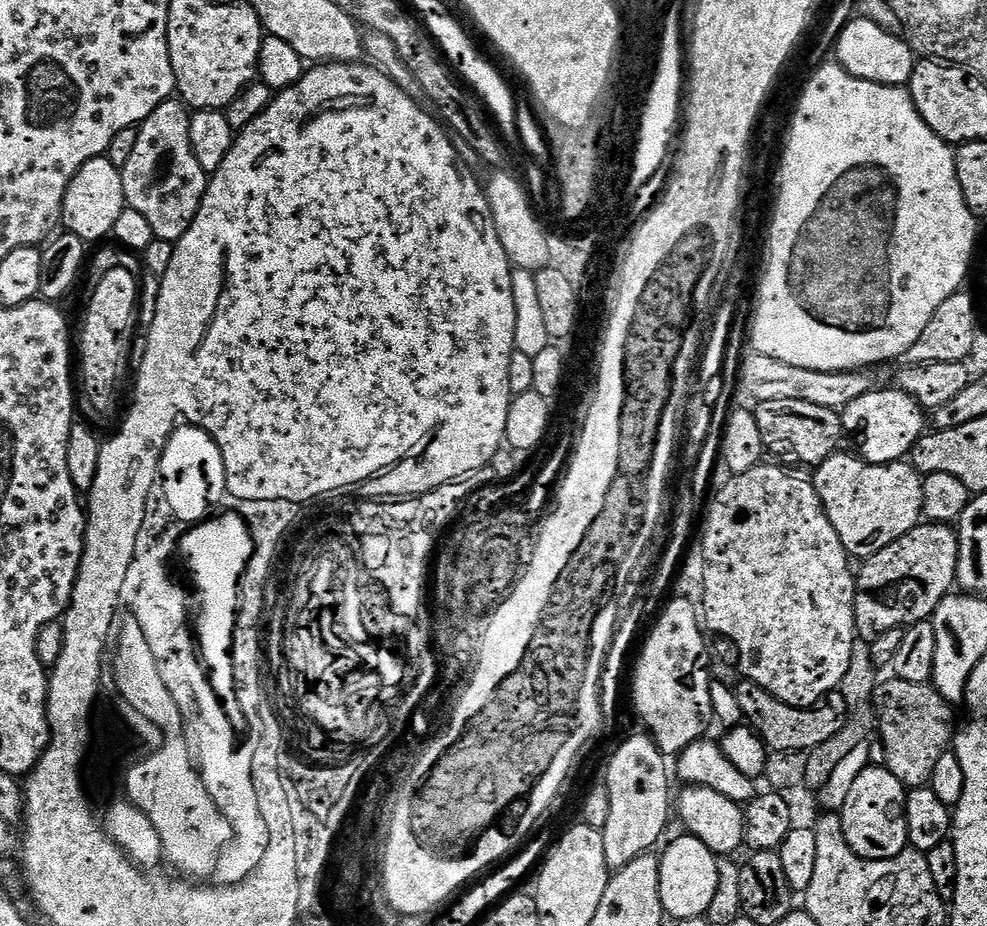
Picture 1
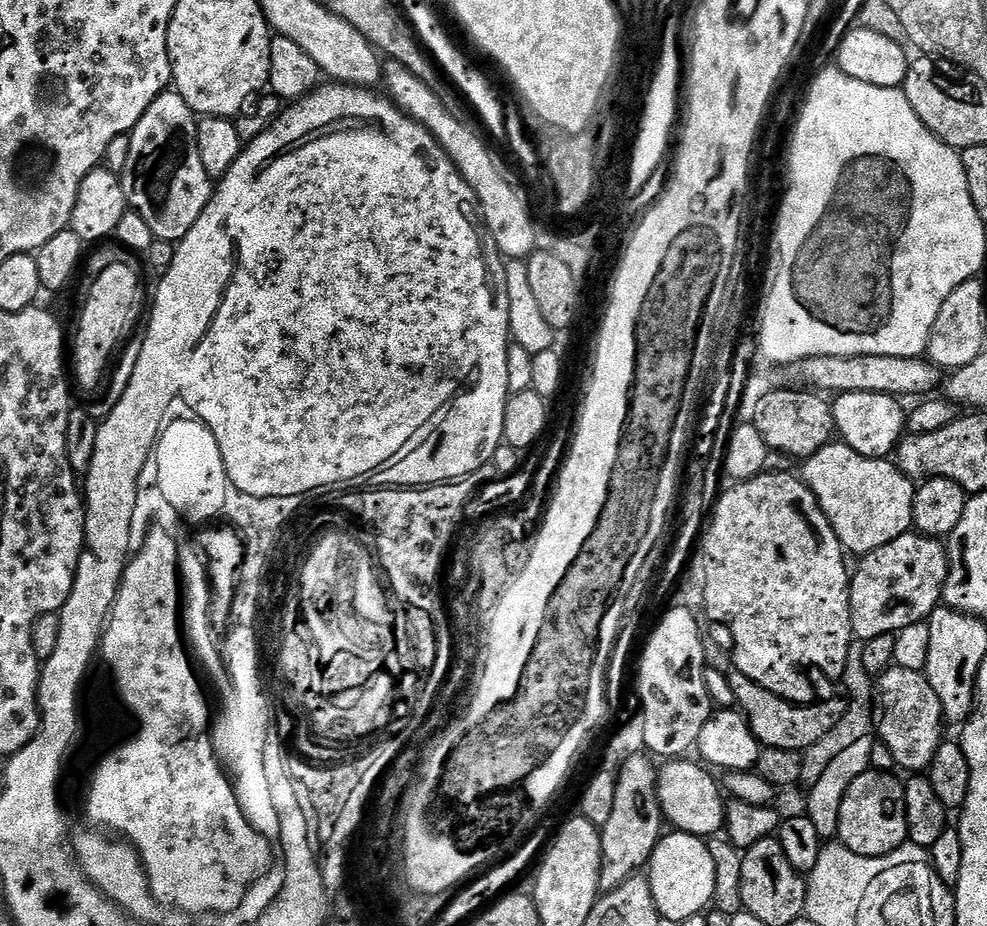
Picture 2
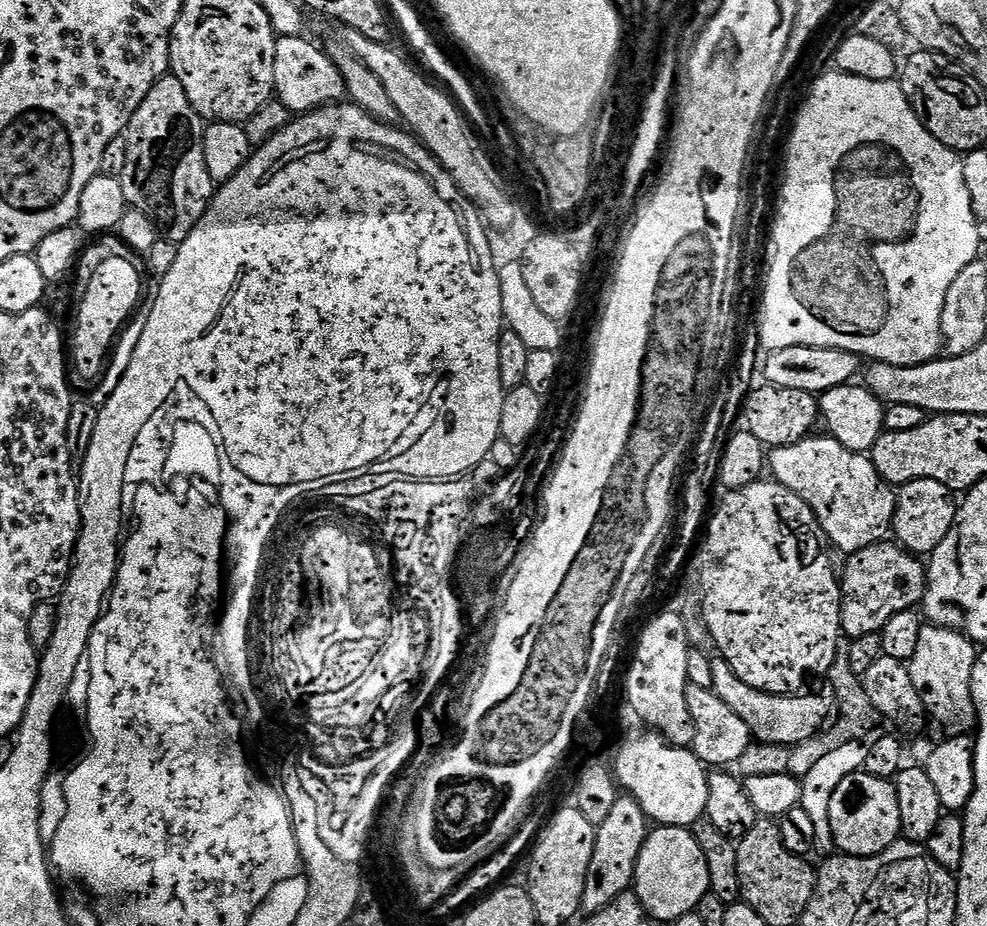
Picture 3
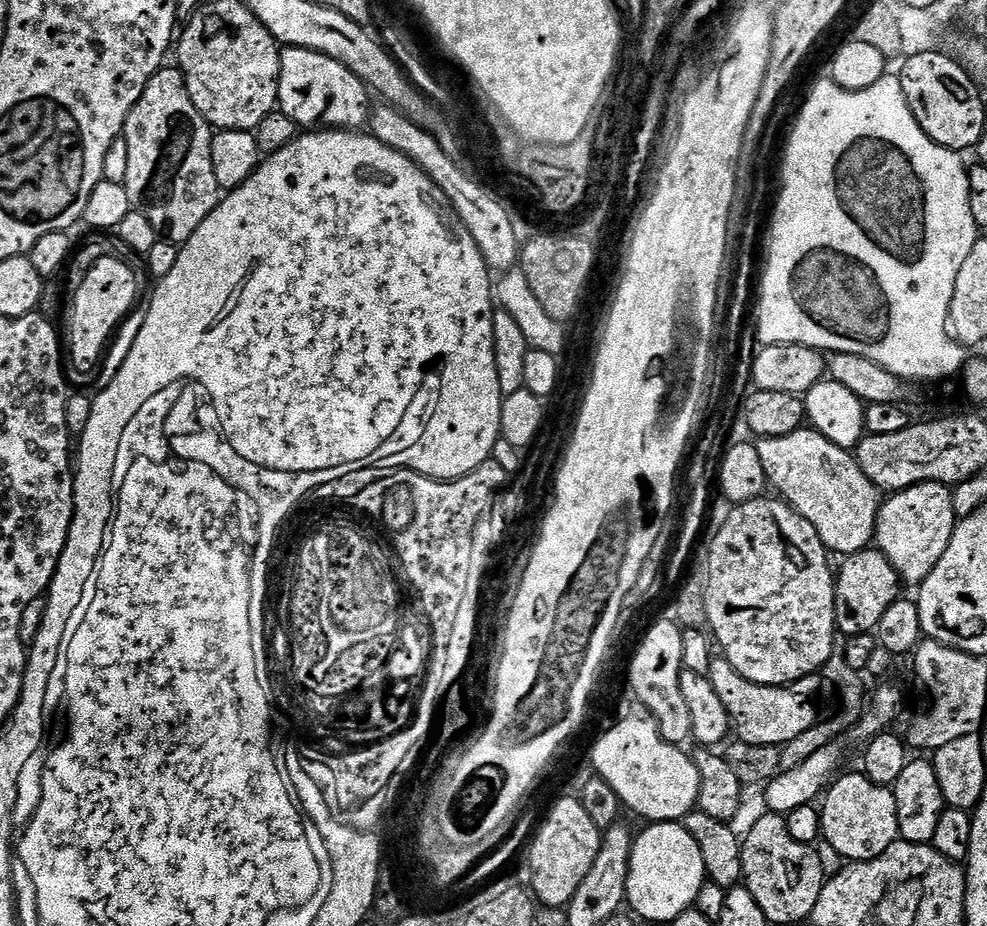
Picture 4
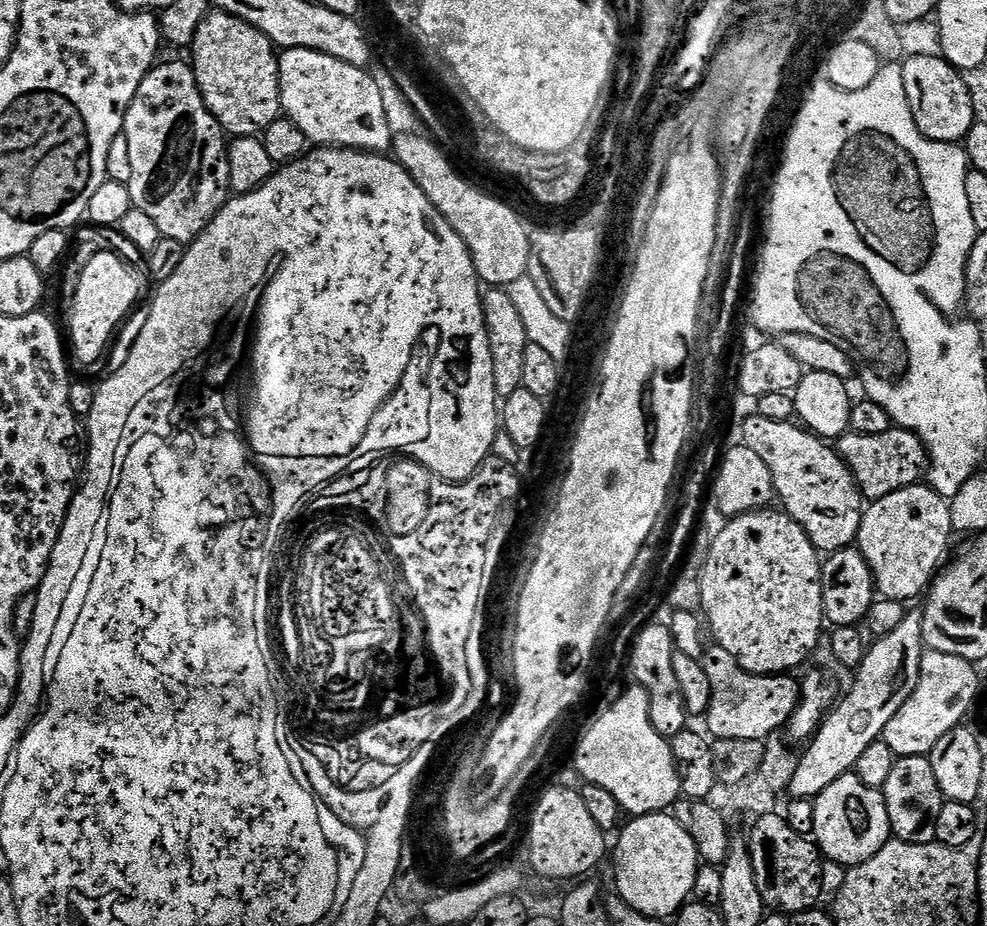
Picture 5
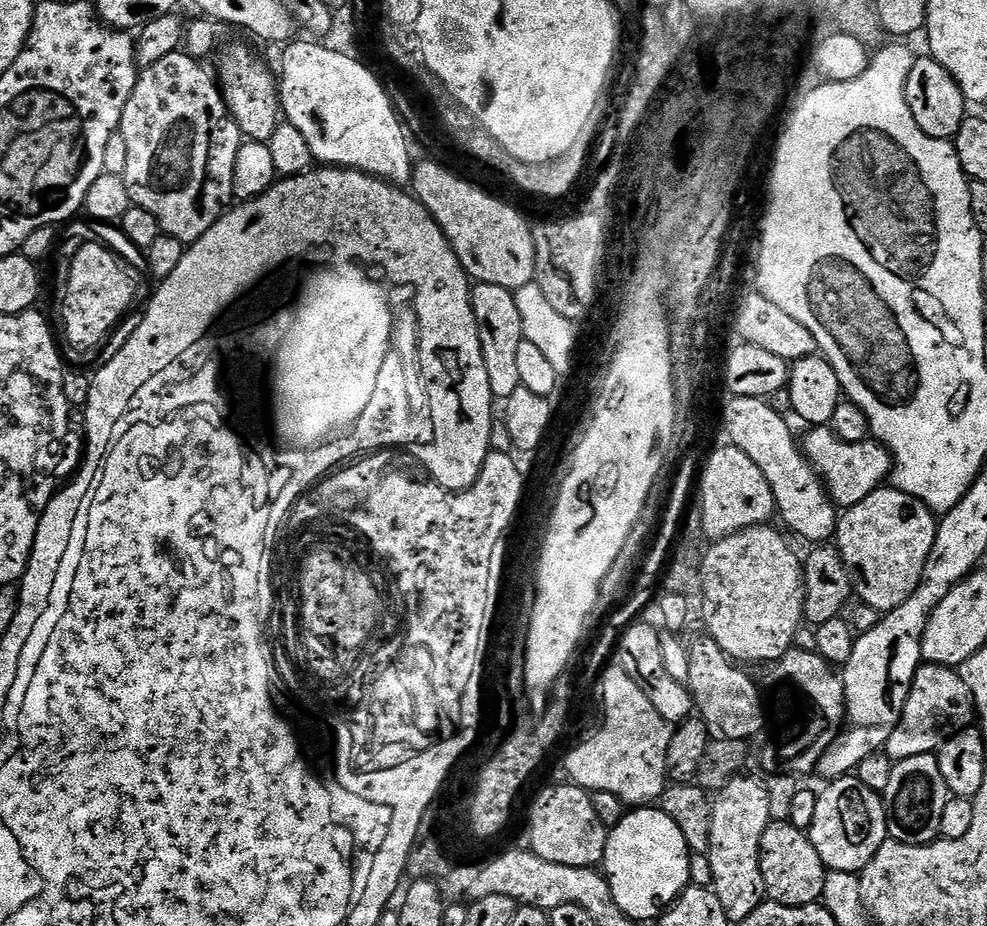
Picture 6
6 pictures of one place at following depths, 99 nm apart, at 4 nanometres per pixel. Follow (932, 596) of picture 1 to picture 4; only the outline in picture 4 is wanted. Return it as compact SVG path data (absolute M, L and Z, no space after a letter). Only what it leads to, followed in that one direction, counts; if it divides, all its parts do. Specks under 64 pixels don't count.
M873 547L864 548L853 555L847 556L843 559L844 563L840 570L836 572L836 586L835 586L835 618L837 631L845 637L857 636L860 633L875 631L878 622L882 615L893 604L894 601L901 597L902 581L900 576L890 566L890 562L885 558L879 549Z

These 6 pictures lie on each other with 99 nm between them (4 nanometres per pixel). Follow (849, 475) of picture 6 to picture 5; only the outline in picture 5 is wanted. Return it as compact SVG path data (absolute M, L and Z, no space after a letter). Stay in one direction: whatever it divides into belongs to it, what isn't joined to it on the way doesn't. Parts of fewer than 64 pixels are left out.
M895 426L882 434L862 434L849 430L838 441L838 453L852 471L861 497L868 502L881 500L886 498L886 494L894 494L894 490L917 483L926 468L923 442L908 429Z

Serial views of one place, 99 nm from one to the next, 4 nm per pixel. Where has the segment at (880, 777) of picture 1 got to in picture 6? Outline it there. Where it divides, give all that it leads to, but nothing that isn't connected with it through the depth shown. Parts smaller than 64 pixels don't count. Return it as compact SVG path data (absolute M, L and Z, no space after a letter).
M856 774L841 776L827 787L818 795L814 822L806 829L808 838L814 850L818 850L825 869L859 874L888 839L884 801L881 793L864 785Z

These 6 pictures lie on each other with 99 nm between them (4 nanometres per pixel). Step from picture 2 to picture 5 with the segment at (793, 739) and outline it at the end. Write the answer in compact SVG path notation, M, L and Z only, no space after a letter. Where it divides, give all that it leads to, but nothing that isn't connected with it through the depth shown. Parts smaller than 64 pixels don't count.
M710 646L703 649L702 663L706 678L710 678L712 701L706 713L707 731L716 740L750 738L767 741L788 723L800 705L801 685L788 674L759 676L748 672L730 653L722 647Z

